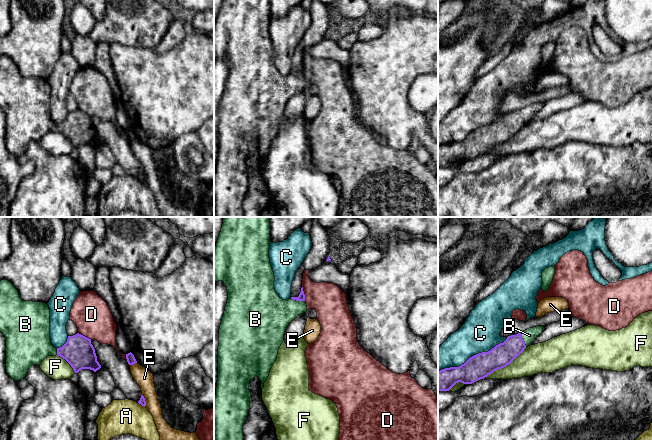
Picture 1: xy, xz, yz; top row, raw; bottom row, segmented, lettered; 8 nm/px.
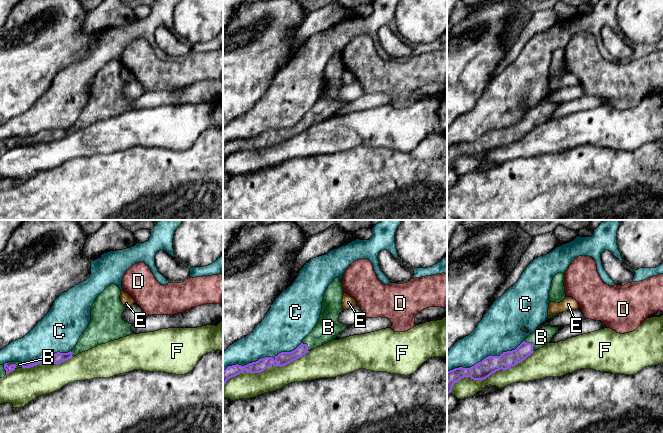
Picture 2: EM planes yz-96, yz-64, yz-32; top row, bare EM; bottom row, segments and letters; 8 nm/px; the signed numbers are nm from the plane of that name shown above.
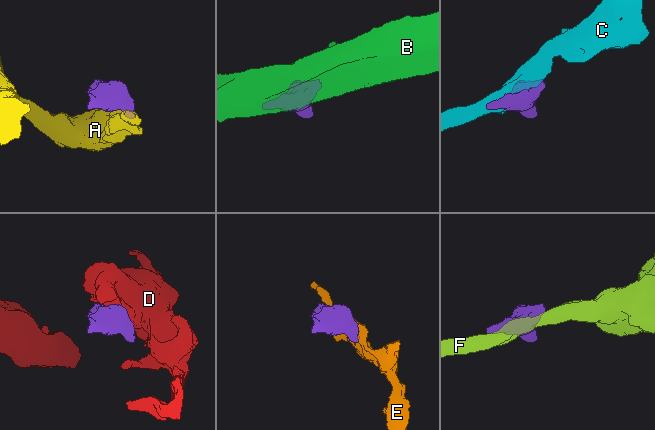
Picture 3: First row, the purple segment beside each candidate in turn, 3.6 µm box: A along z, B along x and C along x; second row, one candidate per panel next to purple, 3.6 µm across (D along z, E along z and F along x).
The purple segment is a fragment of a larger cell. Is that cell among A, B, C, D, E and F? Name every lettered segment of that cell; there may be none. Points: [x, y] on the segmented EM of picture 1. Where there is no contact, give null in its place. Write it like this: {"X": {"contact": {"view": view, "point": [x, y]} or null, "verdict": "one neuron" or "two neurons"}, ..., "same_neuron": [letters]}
{"A": {"contact": {"view": "xy", "point": [142, 405]}, "verdict": "two neurons"}, "B": {"contact": {"view": "xz", "point": [297, 300]}, "verdict": "one neuron"}, "C": {"contact": {"view": "yz", "point": [472, 356]}, "verdict": "two neurons"}, "D": {"contact": {"view": "xz", "point": [303, 293]}, "verdict": "two neurons"}, "E": {"contact": {"view": "xy", "point": [133, 363]}, "verdict": "two neurons"}, "F": {"contact": {"view": "yz", "point": [505, 366]}, "verdict": "two neurons"}, "same_neuron": ["B"]}

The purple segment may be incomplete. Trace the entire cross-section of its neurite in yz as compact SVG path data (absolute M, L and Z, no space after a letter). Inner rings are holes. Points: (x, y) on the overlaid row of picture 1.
M536 326L522 333L508 336L503 343L496 345L488 352L470 357L461 366L438 371L438 391L449 391L458 382L472 384L506 367L532 344L542 333L543 328Z

